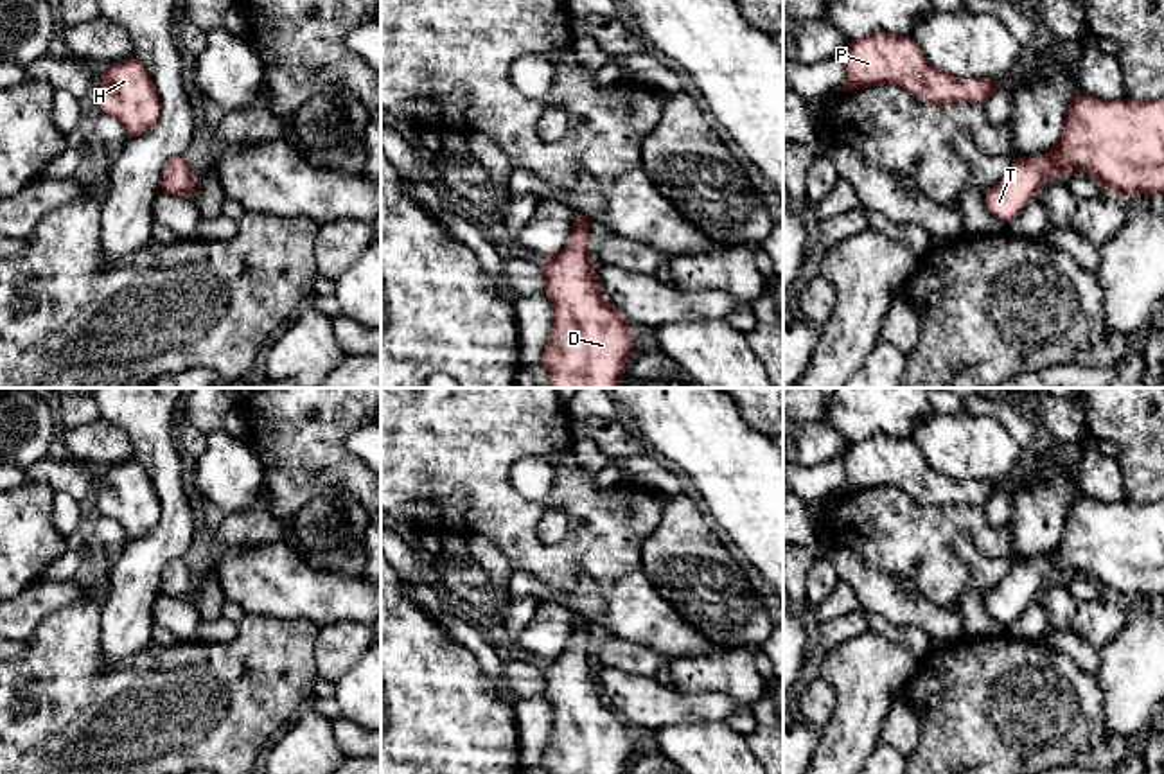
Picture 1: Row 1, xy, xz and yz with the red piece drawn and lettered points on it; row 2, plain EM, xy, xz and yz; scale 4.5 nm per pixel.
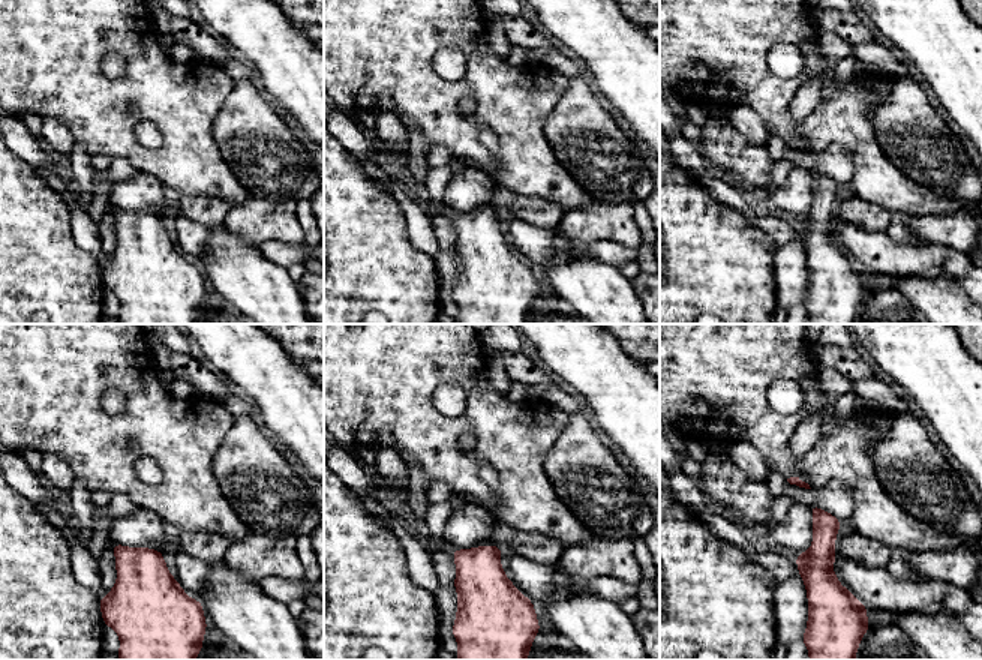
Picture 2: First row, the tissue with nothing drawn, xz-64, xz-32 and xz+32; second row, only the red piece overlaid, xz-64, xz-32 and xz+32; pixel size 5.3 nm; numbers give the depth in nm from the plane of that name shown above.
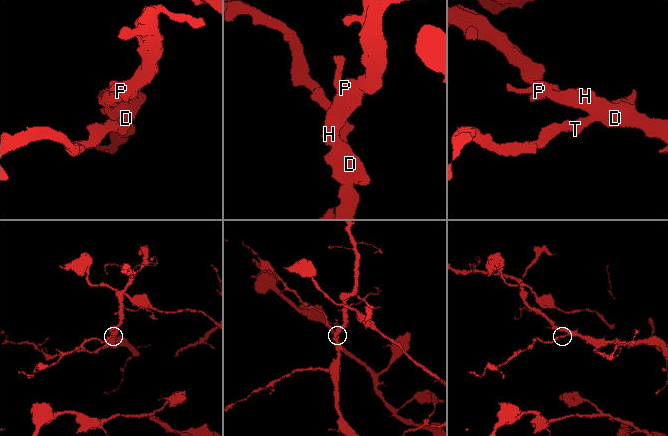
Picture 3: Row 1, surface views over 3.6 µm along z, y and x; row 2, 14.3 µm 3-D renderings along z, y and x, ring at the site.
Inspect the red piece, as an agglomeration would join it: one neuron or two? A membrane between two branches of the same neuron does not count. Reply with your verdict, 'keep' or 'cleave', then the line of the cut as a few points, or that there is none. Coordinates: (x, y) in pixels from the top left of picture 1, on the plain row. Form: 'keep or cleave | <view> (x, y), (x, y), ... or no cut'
keep | no cut

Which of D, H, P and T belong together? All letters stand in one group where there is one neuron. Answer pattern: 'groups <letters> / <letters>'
groups D H P T

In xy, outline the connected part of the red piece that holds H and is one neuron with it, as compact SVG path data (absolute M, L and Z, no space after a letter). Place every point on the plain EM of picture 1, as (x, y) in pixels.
M133 458L106 469L97 490L97 510L115 519L129 541L151 532L162 517L153 481Z

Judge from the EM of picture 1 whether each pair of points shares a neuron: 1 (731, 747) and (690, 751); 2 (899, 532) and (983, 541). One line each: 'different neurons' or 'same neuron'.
1: same neuron
2: same neuron

